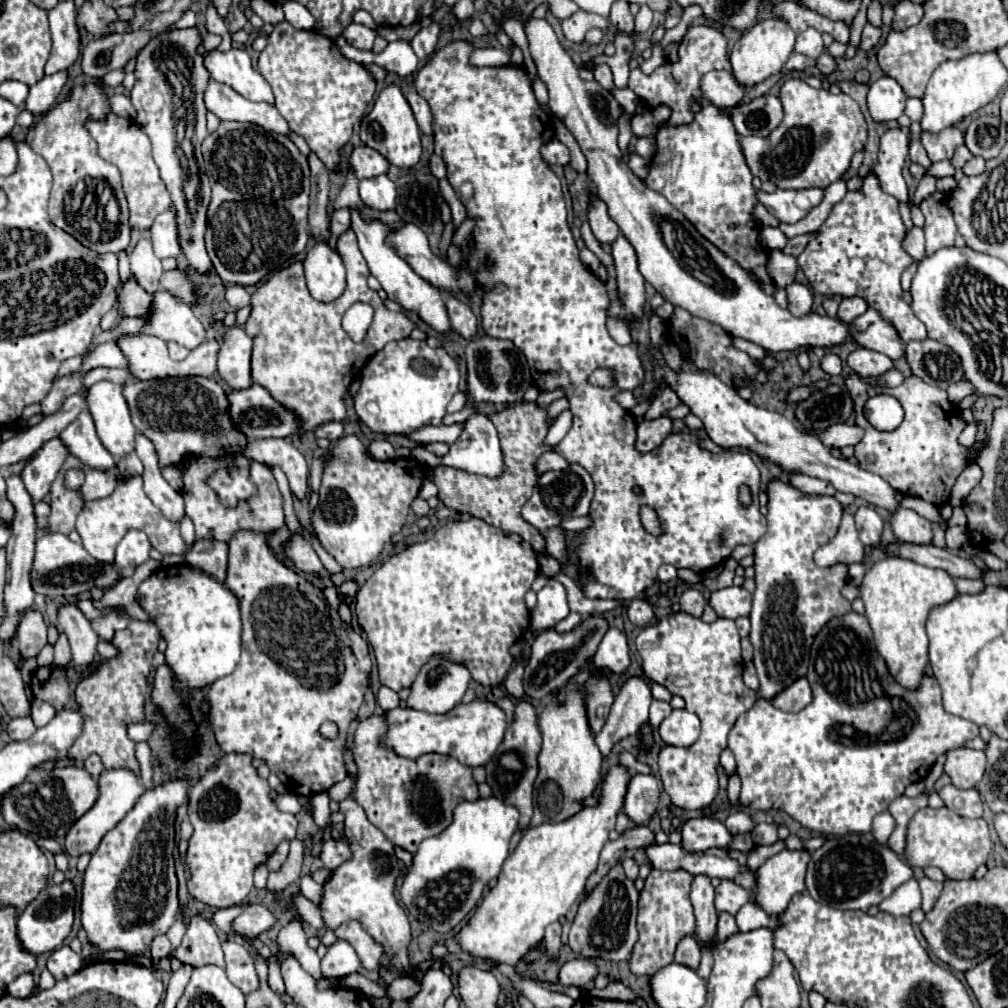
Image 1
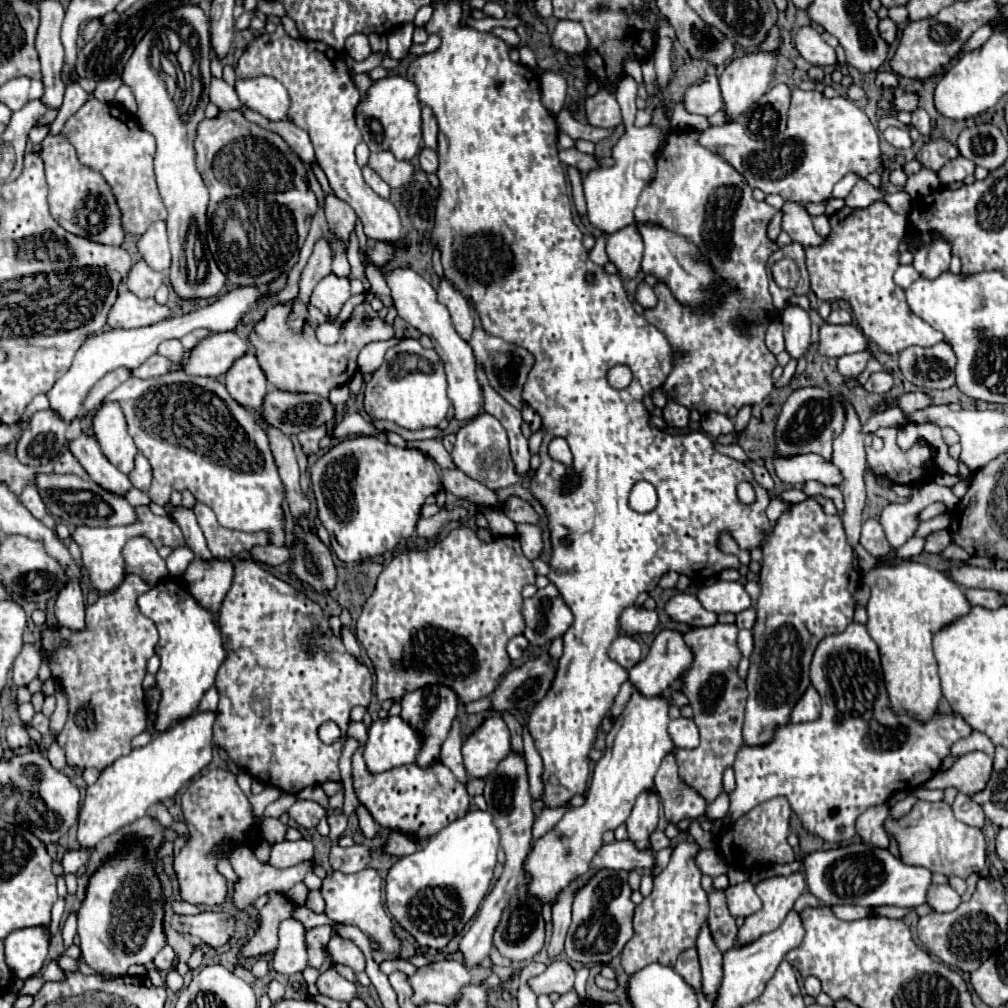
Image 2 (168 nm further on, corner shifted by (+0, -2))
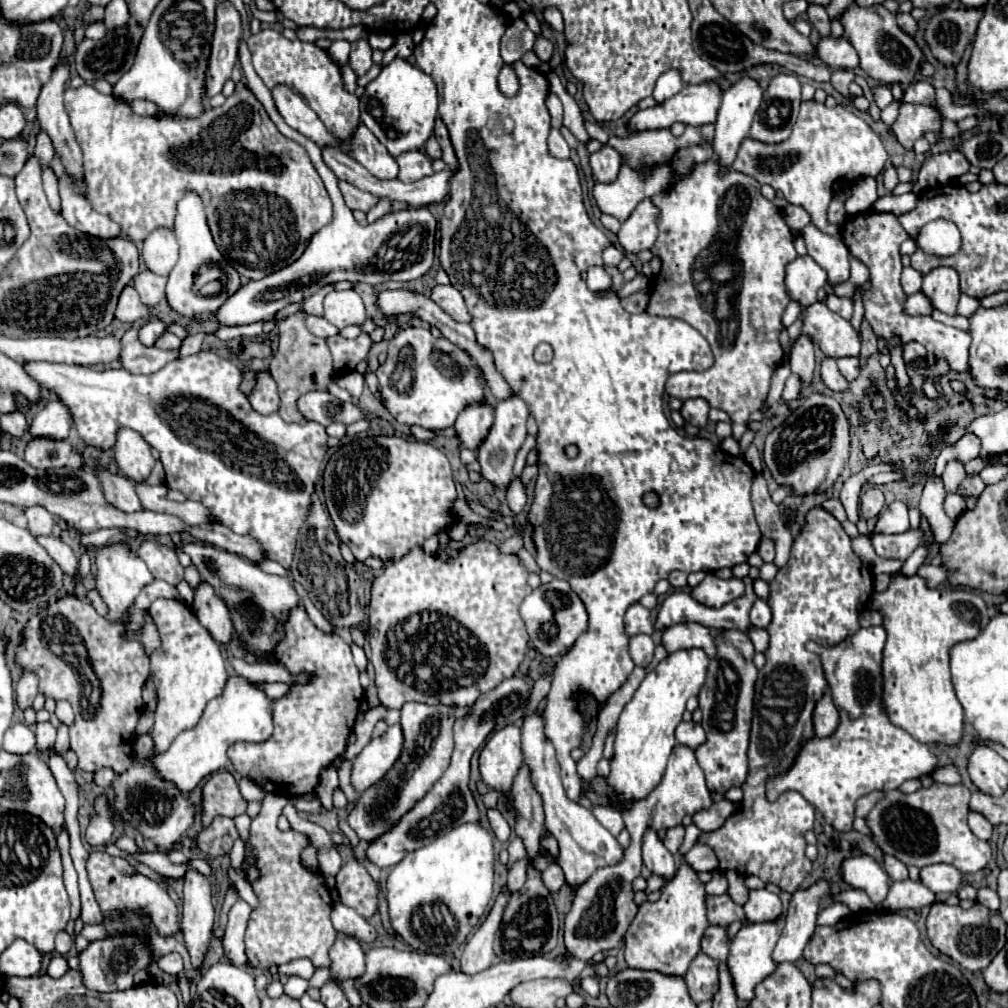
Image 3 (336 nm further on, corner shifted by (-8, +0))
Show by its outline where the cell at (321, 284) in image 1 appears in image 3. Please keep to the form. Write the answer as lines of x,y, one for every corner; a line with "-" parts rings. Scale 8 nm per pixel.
332,291
324,297
324,319
344,329
346,325
362,325
366,309
356,291

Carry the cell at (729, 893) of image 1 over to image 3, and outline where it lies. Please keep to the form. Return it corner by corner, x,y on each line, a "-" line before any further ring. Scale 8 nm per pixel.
750,889
744,913
750,923
772,921
772,917
780,915
780,899
770,889

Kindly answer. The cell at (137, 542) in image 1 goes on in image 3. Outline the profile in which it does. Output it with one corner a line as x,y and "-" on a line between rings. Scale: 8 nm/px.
144,539
136,549
136,555
148,565
154,579
162,579
170,585
178,585
184,579
184,567
176,553
154,539

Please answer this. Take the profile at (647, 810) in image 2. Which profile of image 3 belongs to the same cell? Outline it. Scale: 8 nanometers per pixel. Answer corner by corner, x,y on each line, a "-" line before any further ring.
652,827
646,829
642,837
642,857
644,857
644,865
654,875
662,875
664,879
668,879
672,877
672,873
676,873
676,863
672,853
664,847
664,843
660,841
658,833

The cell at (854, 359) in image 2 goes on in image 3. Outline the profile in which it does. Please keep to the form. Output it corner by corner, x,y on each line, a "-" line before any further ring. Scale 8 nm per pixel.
842,357
842,359
836,359
836,363
848,383
852,383
860,375
860,359
858,357

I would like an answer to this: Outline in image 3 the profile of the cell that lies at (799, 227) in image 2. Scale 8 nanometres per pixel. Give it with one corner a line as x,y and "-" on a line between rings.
808,223
802,229
804,243
808,247
808,255
826,269
828,283
836,285
848,279
850,275
850,261
848,261
848,249
838,239
824,231
820,231
814,223

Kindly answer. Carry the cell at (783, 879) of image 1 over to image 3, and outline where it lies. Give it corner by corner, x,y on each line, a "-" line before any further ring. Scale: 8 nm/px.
782,891
780,895
780,901
782,901
782,915
774,921
764,921
764,923
748,923
744,925
736,937
732,939
732,945
730,945
730,957
726,959
728,967
730,967
730,973
732,973
732,979
734,979
734,985
736,985
736,993
740,999
752,999
752,993
754,993
754,987
764,979
768,977
768,973
772,973
776,969
776,963
772,961
772,949
776,945
776,941
780,939
780,933
784,929
784,921
786,921
786,911
788,911
788,905
790,905
790,899
792,899
792,893
786,893

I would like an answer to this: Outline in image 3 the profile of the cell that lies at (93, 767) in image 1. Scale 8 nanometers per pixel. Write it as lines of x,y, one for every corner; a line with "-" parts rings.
100,769
100,771
96,771
94,773
94,783
98,785
98,787
110,787
112,785
112,781
114,781
114,773
112,773
112,769

